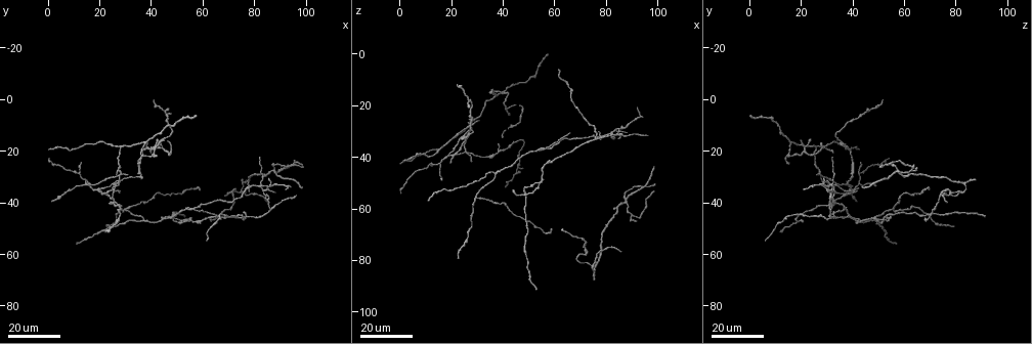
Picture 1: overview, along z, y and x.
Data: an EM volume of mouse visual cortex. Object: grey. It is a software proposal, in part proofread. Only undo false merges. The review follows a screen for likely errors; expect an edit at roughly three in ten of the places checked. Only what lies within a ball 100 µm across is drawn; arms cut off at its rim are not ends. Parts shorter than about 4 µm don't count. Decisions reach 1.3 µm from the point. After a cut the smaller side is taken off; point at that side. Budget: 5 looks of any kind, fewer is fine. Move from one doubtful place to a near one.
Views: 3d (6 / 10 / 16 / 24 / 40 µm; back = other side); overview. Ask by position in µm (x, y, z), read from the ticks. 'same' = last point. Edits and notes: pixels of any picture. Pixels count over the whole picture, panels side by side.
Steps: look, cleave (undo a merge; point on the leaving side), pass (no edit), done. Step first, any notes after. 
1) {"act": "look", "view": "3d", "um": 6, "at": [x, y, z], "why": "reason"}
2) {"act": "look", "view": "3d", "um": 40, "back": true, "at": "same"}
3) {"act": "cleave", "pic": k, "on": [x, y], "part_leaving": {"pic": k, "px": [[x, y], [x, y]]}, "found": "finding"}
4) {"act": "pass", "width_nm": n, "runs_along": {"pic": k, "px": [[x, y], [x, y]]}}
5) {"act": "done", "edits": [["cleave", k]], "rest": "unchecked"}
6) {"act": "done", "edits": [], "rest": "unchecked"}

{"act": "look", "view": "3d", "um": 16, "at": [19, 35, 40], "why": "looks like a crossing"}

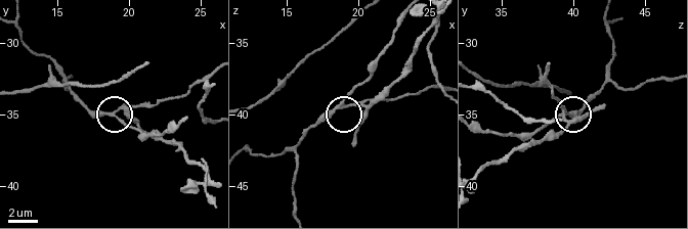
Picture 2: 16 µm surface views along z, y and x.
{"act": "look", "view": "3d", "um": 6, "at": [19.0, 34.8, 39.4]}

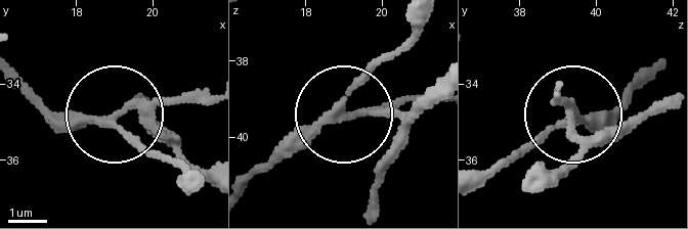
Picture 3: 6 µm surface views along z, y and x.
{"act": "look", "view": "3d", "um": 6, "back": true, "at": [19.00, 34.90, 39.35]}

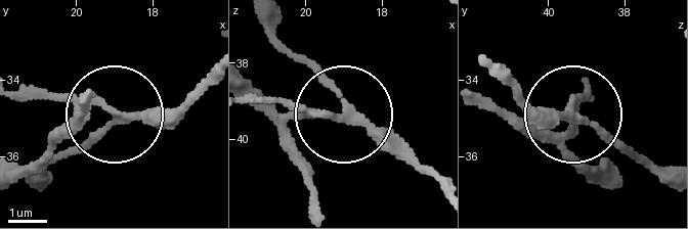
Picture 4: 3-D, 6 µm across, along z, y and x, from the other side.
{"act": "cleave", "pic": 4, "on": [60, 98], "part_leaving": {"pic": 4, "px": [[109, 110], [24, 91]]}, "found": "a second neuron is stuck on"}

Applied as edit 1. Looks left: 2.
{"act": "look", "view": "3d", "um": 16, "at": [28, 30, 28], "why": "four-way junction"}

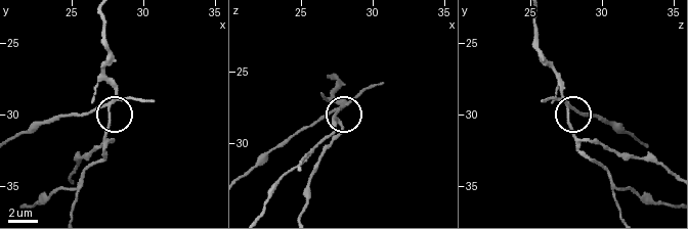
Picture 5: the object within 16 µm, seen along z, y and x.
{"act": "look", "view": "3d", "um": 6, "at": [27.6, 29.2, 27.4], "why": "zoom in"}

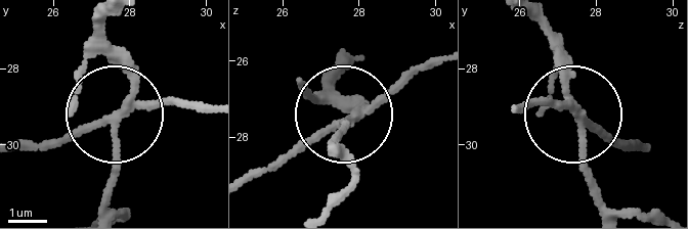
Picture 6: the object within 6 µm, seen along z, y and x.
{"act": "cleave", "pic": 6, "on": [167, 101], "arms": 4, "part_leaving": {"pic": 6, "px": [[118, 113], [23, 143]]}, "found": "a second neuron is stuck on"}

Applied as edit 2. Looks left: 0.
{"act": "done", "edits": [["cleave", 4], ["cleave", 6]], "rest": "unchecked"}

